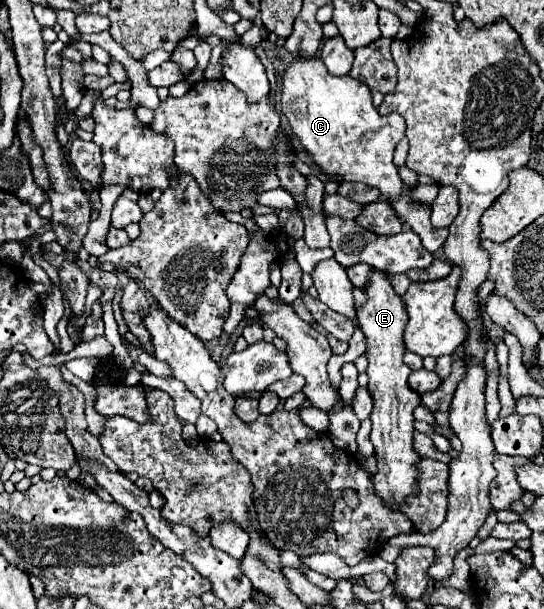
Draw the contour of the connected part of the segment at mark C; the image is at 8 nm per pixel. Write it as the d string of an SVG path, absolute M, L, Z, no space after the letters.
M297 58L283 76L281 110L293 134L329 178L373 186L385 200L403 194L405 184L393 164L393 152L405 136L405 120L395 112L381 116L365 84L351 76L331 76L319 58Z

